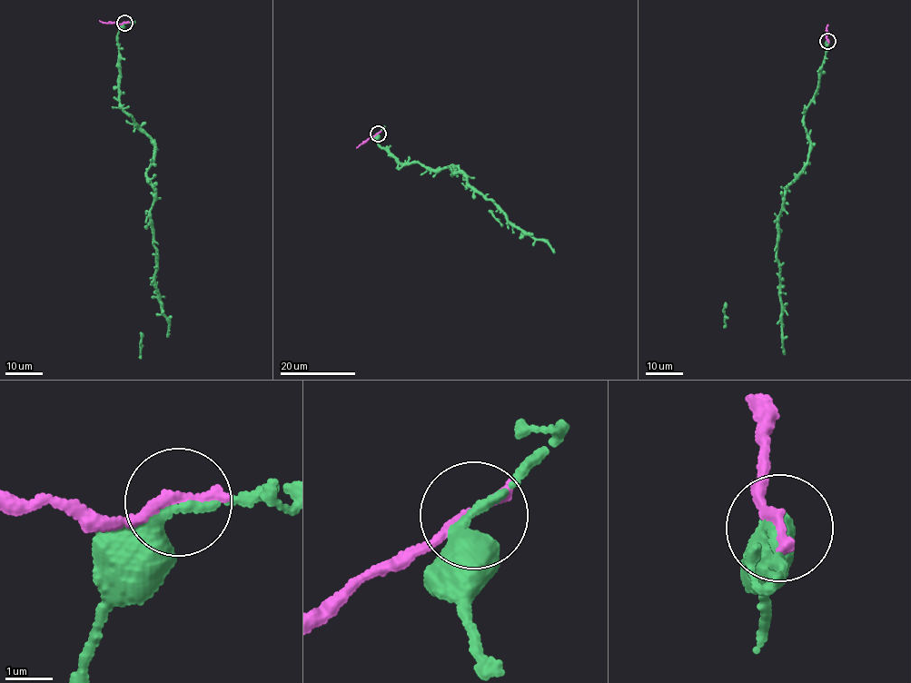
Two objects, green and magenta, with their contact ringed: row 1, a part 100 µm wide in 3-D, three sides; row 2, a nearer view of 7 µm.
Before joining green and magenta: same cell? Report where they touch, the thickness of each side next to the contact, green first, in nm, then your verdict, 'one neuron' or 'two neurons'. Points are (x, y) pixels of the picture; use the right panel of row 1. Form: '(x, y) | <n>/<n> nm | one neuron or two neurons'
(827, 41) | 280/260 nm | two neurons

